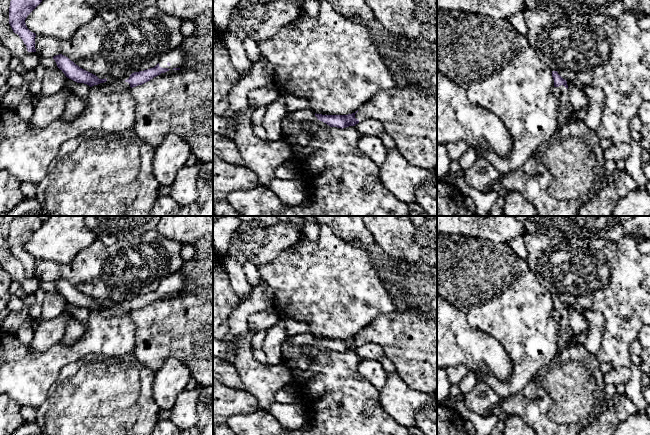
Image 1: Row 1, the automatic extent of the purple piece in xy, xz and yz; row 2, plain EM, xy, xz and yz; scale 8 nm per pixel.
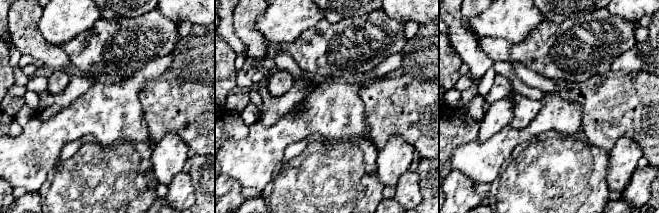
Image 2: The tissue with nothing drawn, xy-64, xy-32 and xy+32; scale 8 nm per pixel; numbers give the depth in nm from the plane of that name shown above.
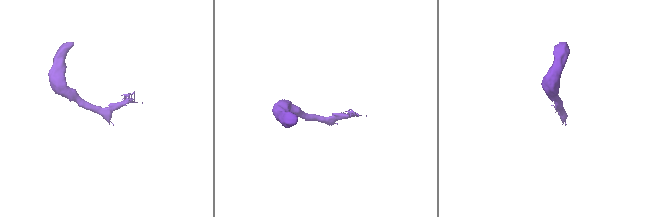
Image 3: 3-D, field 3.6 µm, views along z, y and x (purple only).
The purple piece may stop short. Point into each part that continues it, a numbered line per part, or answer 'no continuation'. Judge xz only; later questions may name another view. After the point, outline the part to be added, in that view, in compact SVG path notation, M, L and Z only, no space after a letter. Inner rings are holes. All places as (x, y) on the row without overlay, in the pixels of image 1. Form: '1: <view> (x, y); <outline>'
1: xz (408, 338); M416 310L399 311L379 315L364 327L355 338L359 346L367 343L379 345L396 367L398 375L411 389L422 393L437 393L437 323Z

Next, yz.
1: yz (566, 334); M565 310L554 311L553 317L559 325L559 346L556 356L558 359L560 354L573 342L575 334L569 324L569 316Z

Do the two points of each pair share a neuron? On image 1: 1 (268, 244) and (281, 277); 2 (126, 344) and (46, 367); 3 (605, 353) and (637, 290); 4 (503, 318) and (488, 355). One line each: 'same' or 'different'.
1: different
2: same
3: same
4: different

